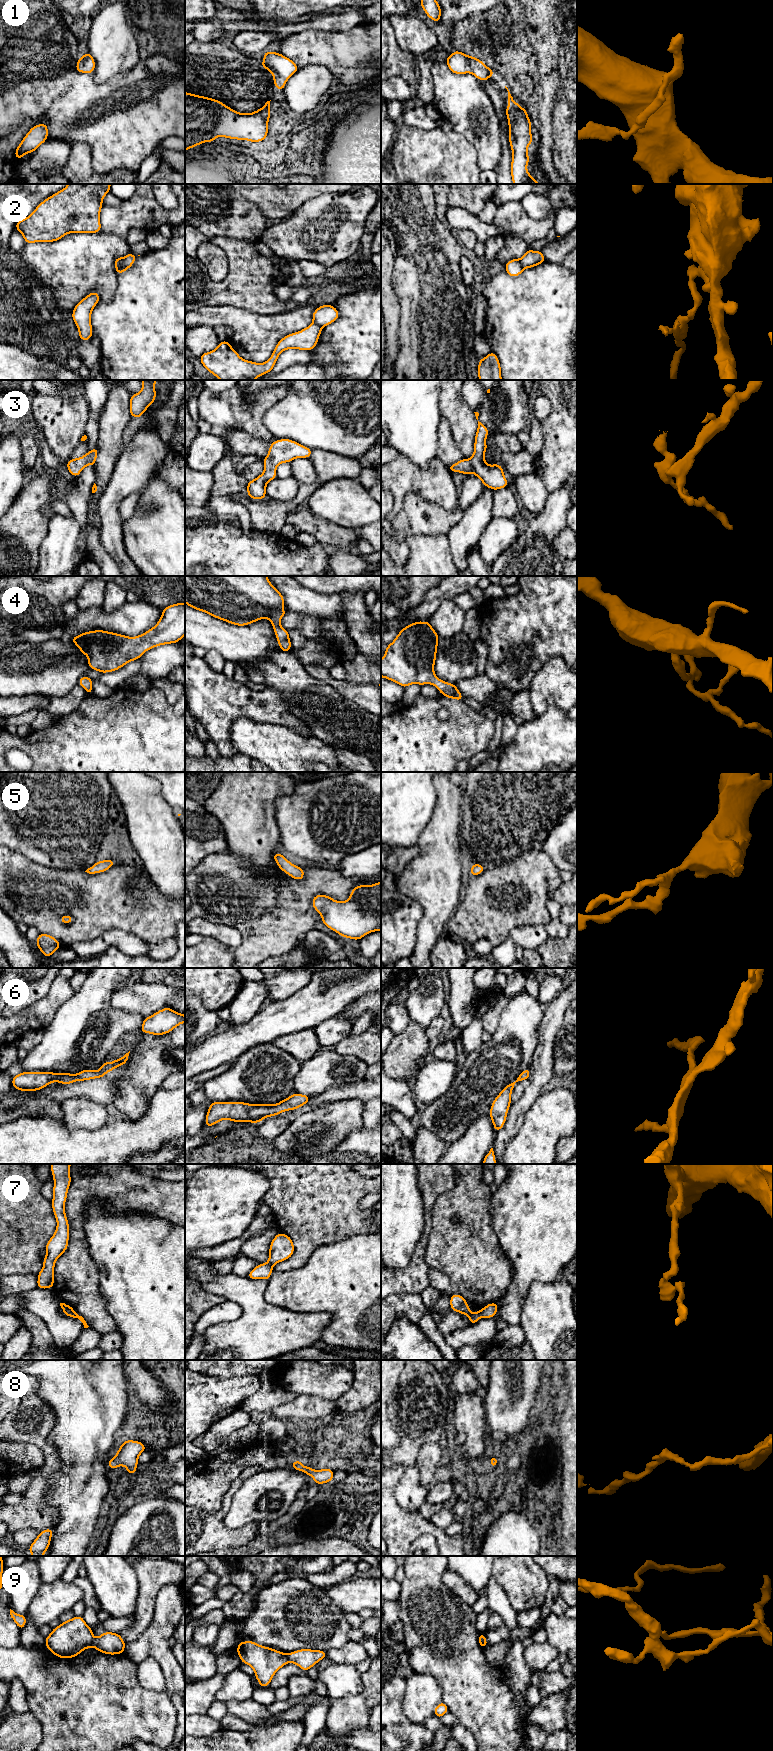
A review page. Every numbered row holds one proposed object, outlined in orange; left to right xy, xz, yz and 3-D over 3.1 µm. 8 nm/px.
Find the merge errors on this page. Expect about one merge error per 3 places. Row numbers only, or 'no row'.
2, 7, 9

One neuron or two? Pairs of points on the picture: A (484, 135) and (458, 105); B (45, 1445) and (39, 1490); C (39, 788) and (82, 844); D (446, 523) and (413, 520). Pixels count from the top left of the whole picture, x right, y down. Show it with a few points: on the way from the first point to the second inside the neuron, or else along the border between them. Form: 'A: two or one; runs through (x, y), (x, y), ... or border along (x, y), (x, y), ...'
A: one; runs through (481, 128), (465, 112)
B: one; runs through (48, 1456), (48, 1468), (39, 1479)
C: one; runs through (48, 802), (50, 812), (68, 830)
D: one; runs through (438, 522), (421, 520)

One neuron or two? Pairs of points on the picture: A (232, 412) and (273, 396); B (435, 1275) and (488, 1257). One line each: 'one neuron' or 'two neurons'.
A: one neuron
B: two neurons

